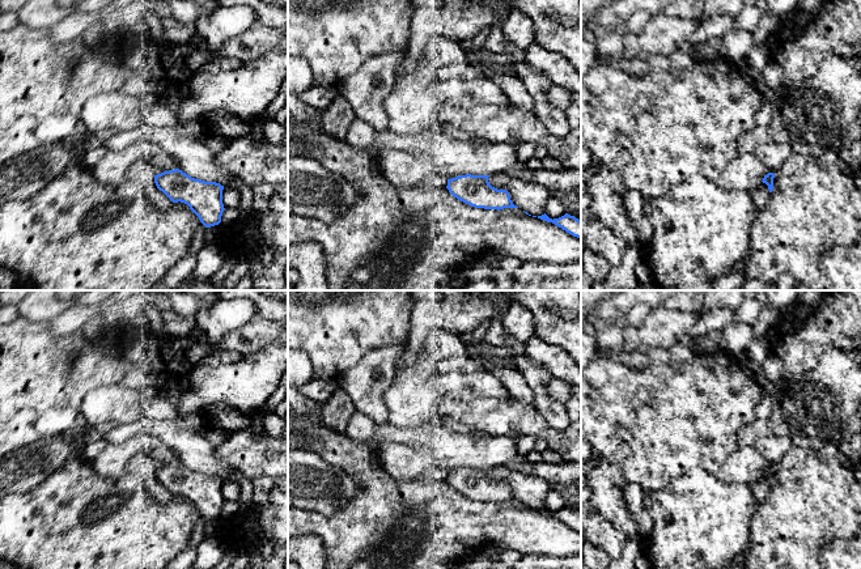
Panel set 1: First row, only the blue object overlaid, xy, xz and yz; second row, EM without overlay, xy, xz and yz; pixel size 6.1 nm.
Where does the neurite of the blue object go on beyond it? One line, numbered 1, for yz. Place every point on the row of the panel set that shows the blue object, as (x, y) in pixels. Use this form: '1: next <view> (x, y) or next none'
1: next none

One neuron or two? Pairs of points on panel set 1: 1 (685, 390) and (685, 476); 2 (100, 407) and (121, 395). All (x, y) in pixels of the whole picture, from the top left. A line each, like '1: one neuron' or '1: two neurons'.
1: one neuron
2: one neuron

